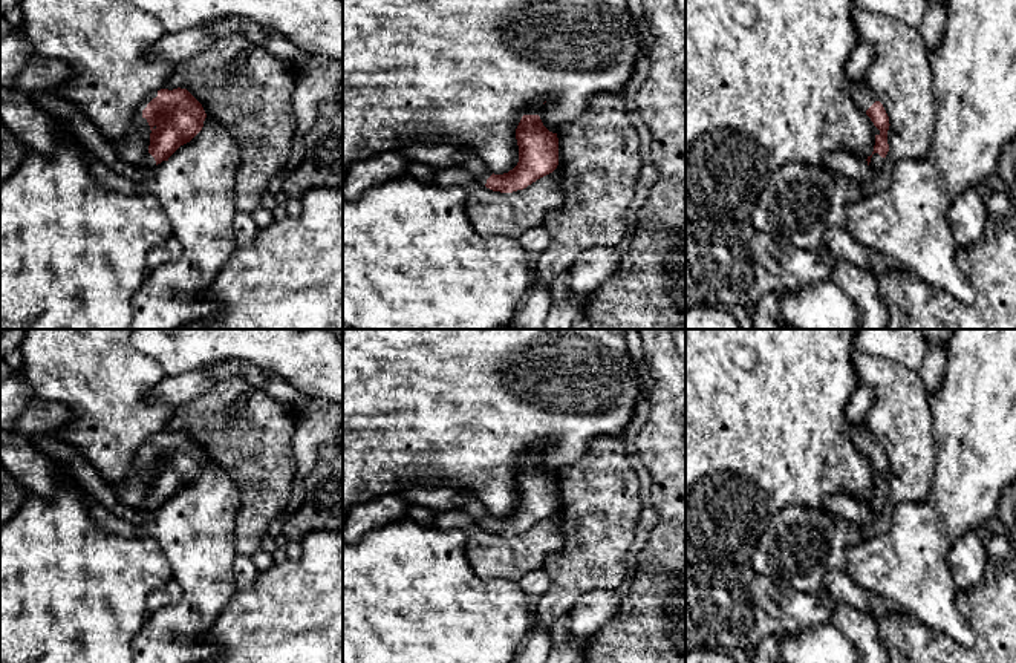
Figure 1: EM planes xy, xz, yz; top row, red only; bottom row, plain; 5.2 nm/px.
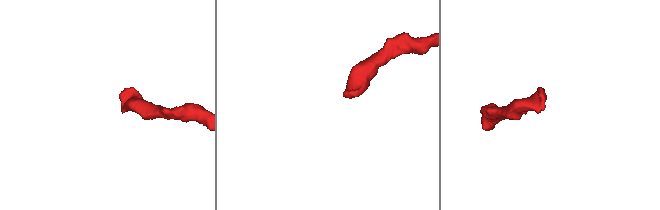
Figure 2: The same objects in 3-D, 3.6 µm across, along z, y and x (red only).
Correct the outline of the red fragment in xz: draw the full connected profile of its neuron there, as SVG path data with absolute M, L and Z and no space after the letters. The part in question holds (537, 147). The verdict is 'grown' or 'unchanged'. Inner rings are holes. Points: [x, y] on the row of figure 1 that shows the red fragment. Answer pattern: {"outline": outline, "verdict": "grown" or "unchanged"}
{"outline": "M523 115L517 129L517 165L503 175L494 175L471 150L453 144L416 144L399 149L410 162L436 170L459 167L468 170L480 185L500 193L523 190L552 173L558 165L558 138L549 132L539 115Z", "verdict": "grown"}

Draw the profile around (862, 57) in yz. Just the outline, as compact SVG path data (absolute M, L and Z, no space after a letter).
M857 41L845 67L851 83L865 83L866 73L874 61L875 49L869 43Z

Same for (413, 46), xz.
M343 0L343 178L347 168L360 161L370 159L384 152L399 150L416 144L453 144L474 152L494 175L513 170L519 162L516 129L523 115L539 115L543 126L557 133L558 127L580 118L591 100L600 93L623 95L635 63L647 51L640 43L638 23L632 18L627 0Z

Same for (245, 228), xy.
M237 211L234 217L234 233L237 247L249 247L259 233L251 214Z

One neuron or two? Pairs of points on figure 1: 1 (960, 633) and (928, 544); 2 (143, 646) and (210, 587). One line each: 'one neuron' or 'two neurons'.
1: one neuron
2: one neuron

